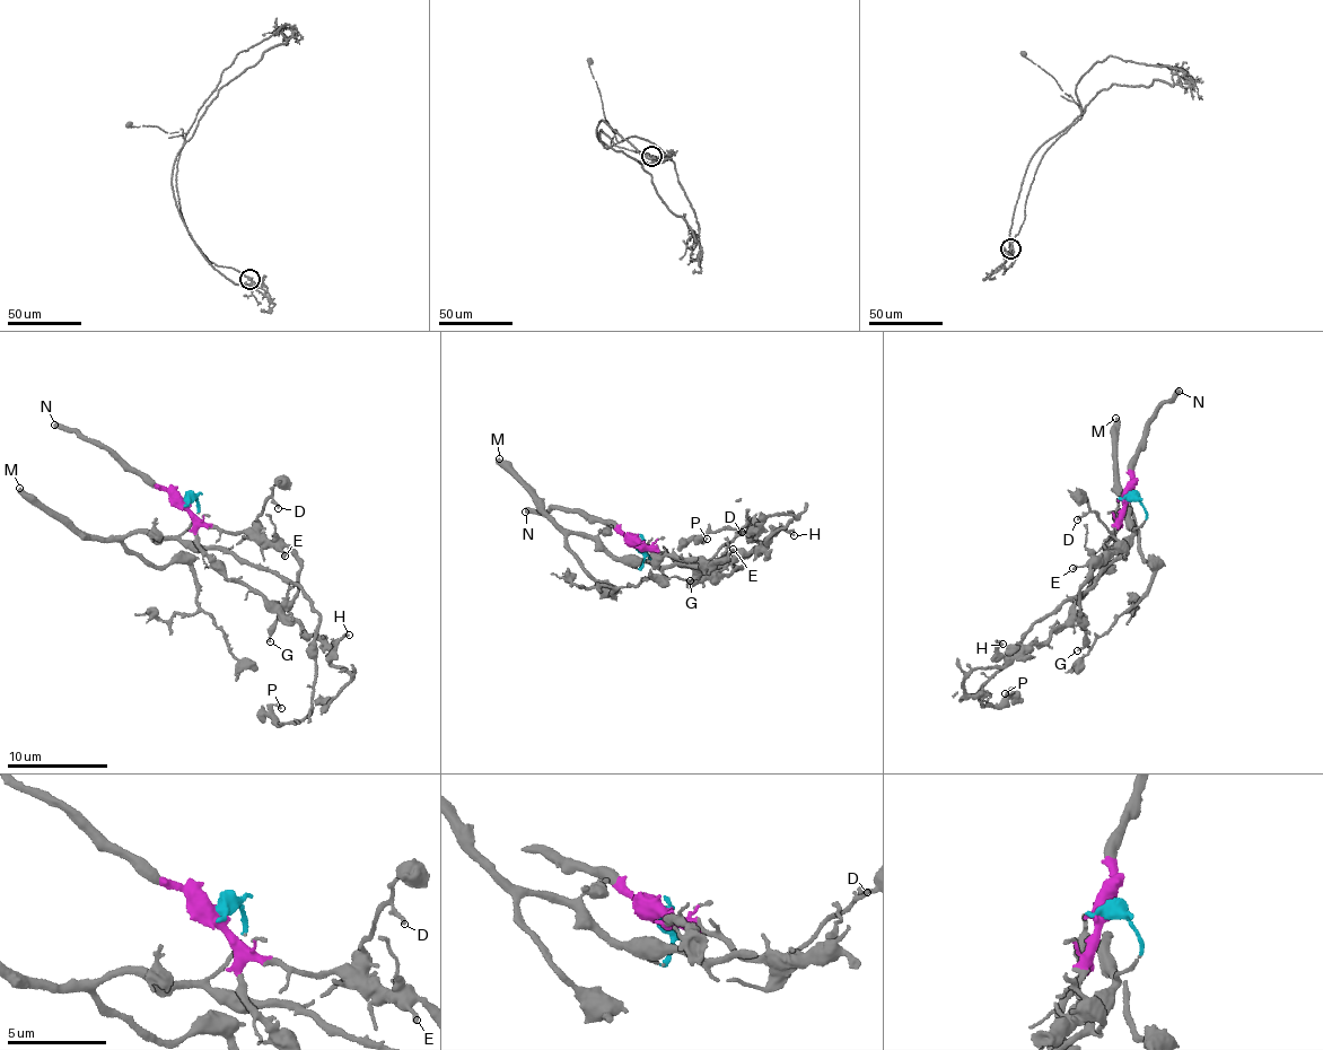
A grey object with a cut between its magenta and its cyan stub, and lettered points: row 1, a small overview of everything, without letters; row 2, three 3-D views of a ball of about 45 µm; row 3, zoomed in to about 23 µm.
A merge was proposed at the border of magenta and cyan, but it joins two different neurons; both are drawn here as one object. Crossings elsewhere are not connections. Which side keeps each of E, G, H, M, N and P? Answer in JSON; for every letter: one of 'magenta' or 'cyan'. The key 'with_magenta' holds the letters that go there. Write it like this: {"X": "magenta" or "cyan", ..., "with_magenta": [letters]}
{"E": "magenta", "G": "magenta", "H": "magenta", "M": "cyan", "N": "magenta", "P": "cyan", "with_magenta": ["E", "G", "H", "N"]}

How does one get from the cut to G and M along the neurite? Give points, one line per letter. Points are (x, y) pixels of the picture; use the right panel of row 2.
G: (1129, 497), (1121, 527), (1107, 543), (1101, 571), (1081, 593), (1074, 612), (1085, 640), (1077, 649)
M: (1129, 497), (1139, 500), (1146, 519), (1132, 531), (1131, 509), (1127, 501), (1115, 456), (1115, 417)

